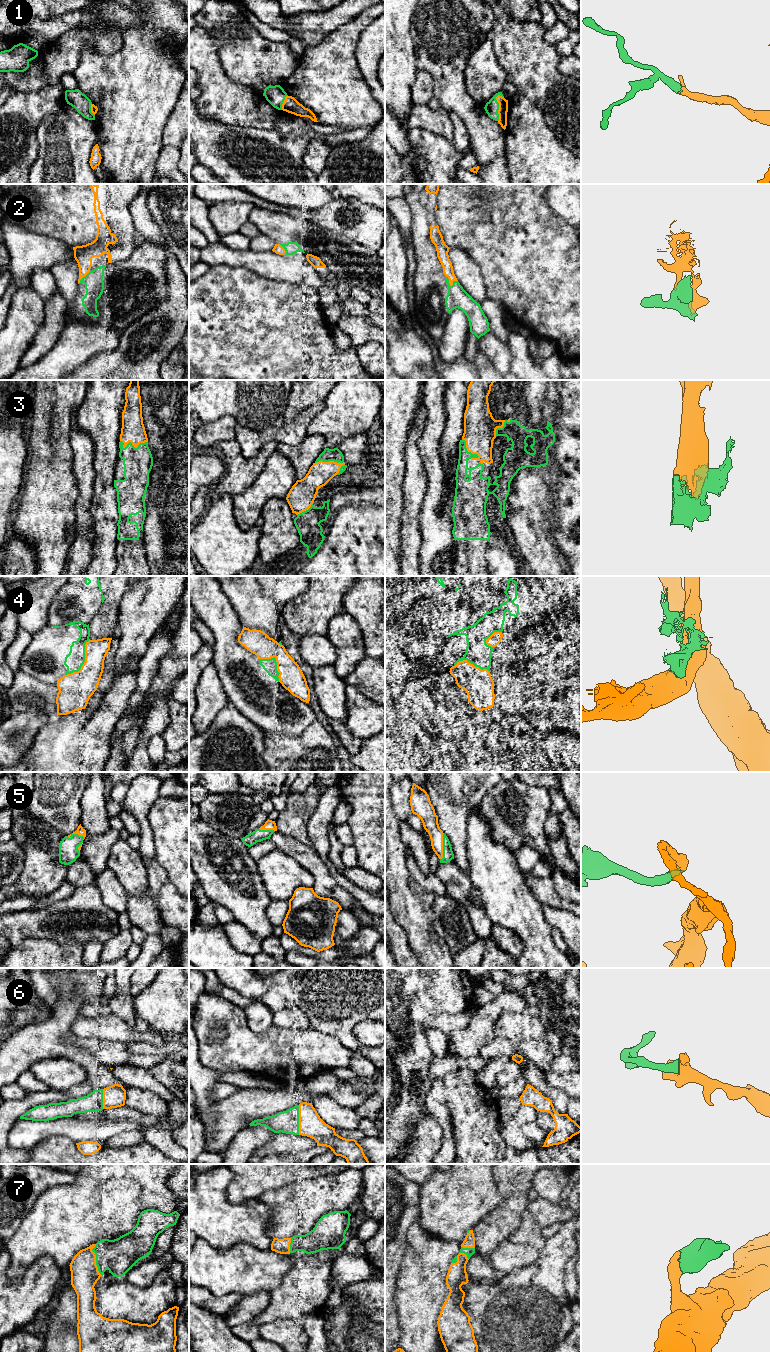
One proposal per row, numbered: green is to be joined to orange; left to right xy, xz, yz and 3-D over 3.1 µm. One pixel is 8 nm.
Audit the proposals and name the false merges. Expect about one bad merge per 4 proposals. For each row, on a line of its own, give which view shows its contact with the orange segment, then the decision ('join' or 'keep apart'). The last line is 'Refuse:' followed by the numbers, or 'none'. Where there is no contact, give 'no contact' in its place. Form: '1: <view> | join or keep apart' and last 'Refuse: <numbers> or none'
1: yz | join
2: yz | join
3: xz | join
4: xy | join
5: yz | join
6: xz | join
7: xy | join
Refuse: none

